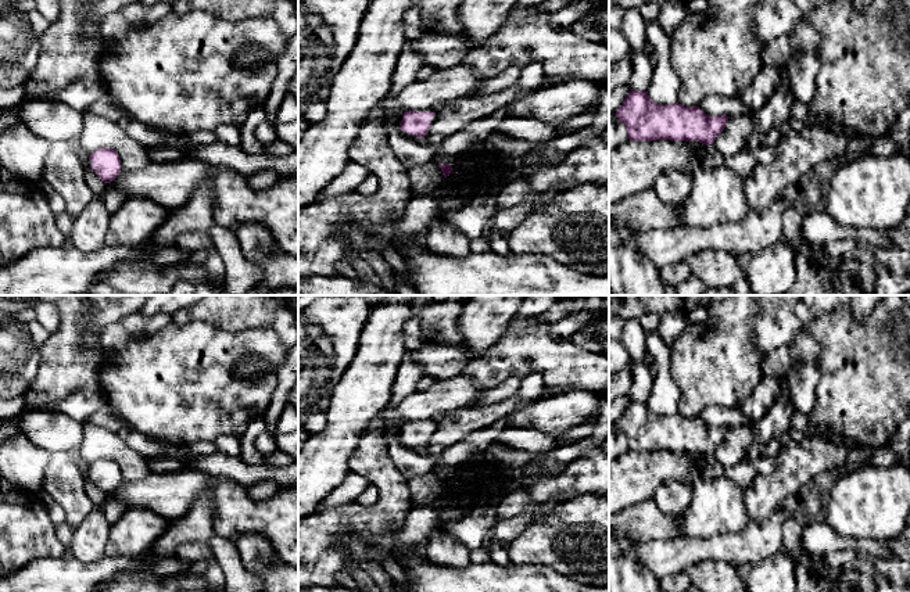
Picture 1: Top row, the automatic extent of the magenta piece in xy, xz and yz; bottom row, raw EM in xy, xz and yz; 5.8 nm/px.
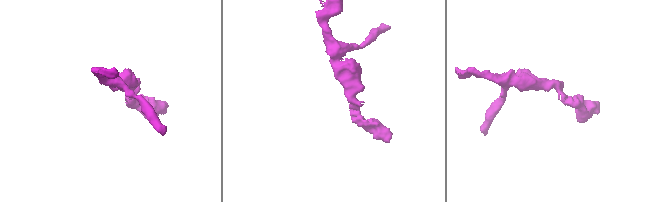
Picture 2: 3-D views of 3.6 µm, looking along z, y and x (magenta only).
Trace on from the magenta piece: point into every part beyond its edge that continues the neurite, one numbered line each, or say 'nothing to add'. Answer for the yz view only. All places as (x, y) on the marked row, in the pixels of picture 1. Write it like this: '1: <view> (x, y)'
nothing to add

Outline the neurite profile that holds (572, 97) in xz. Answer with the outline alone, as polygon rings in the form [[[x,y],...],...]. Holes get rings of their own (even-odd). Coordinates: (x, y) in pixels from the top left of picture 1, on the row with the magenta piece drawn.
[[[570,78],[552,86],[538,87],[508,105],[508,116],[556,122],[590,112],[599,104],[602,85]]]

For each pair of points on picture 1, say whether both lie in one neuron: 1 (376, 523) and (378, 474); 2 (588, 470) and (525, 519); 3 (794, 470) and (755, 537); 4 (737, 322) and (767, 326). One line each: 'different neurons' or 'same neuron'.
1: same neuron
2: same neuron
3: different neurons
4: different neurons

